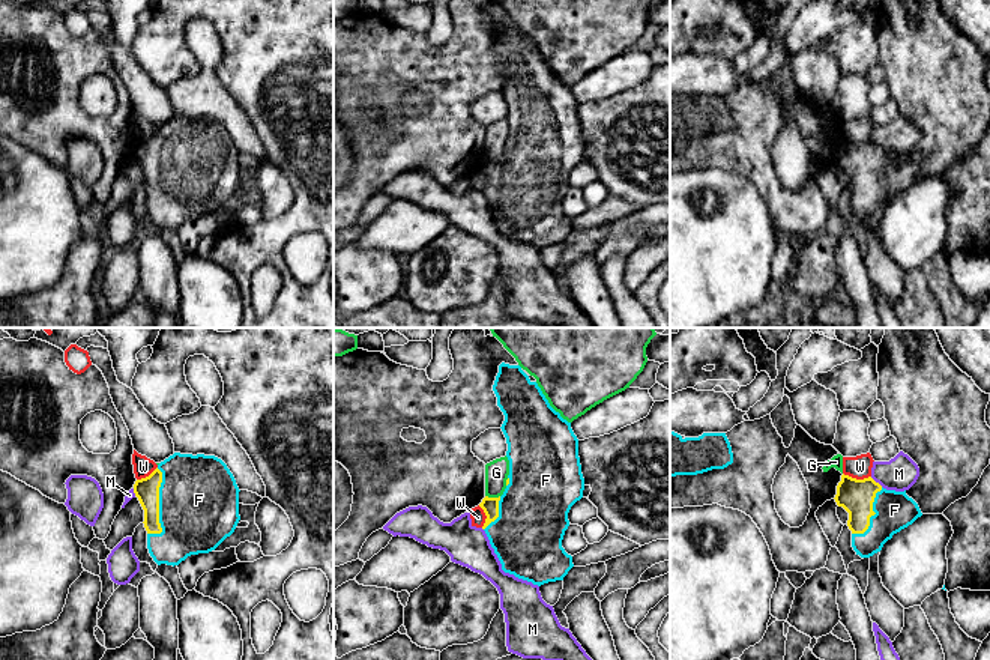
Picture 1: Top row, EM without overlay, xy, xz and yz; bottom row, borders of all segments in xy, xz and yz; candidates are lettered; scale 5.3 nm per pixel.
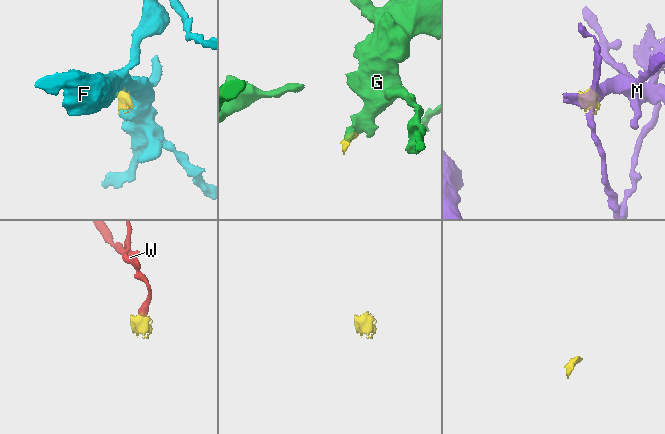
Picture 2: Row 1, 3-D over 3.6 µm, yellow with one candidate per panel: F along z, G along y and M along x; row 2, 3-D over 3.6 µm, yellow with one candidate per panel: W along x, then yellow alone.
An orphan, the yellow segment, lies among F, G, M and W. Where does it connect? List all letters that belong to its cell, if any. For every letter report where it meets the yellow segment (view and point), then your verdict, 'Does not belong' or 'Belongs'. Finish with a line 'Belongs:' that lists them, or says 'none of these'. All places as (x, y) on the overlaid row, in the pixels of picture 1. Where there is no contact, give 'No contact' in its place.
F: Touches yellow at xy (158, 507). Belongs
G: Touches yellow at xz (493, 498). Does not belong
M: Touches yellow at yz (875, 481). Does not belong
W: Touches yellow at yz (855, 478). Does not belong
Belongs: F

